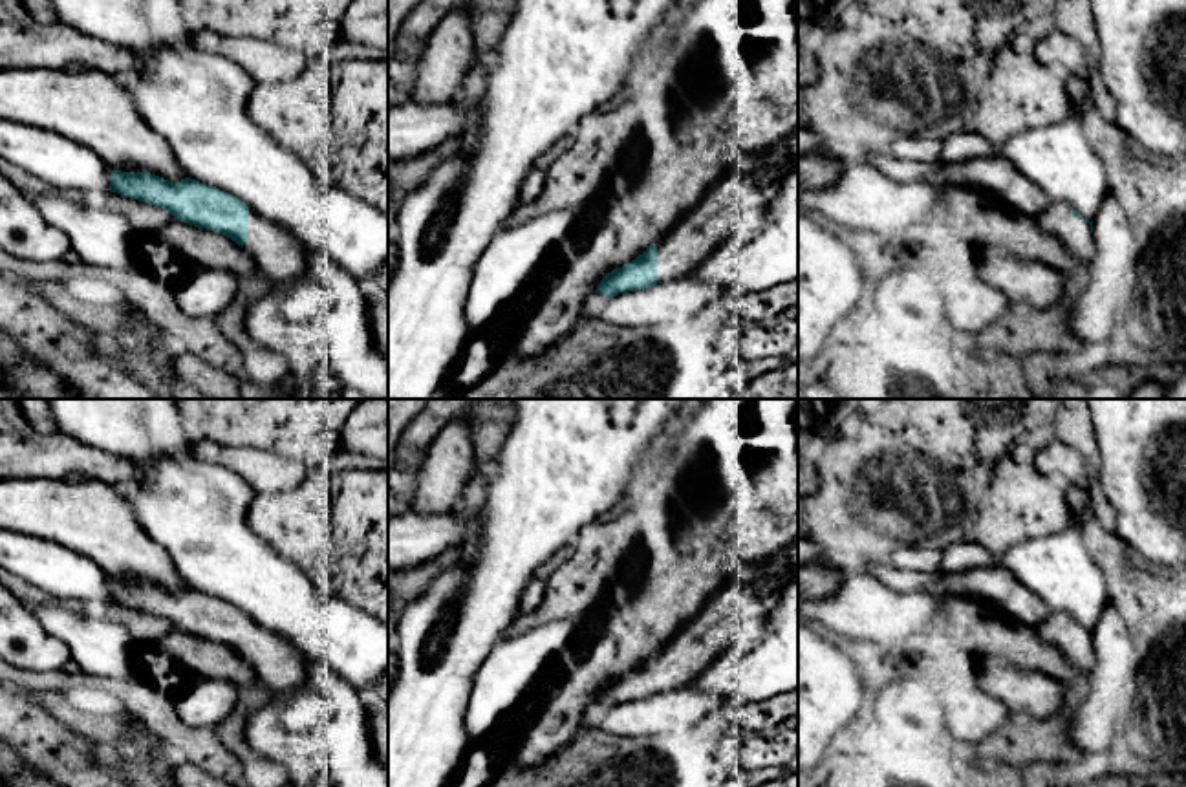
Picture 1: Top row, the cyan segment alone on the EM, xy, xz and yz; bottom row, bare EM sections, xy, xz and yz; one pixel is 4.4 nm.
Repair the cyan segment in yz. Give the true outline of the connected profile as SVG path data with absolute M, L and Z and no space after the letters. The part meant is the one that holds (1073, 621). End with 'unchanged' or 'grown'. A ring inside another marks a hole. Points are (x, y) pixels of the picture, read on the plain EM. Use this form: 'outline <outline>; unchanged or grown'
outline M1051 613L1038 633L1049 644L1062 650L1063 657L1082 674L1089 675L1094 664L1093 631L1080 626L1067 613Z; grown

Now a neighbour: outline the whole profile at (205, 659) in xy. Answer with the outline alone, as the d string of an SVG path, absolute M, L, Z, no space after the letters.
M172 630L159 642L159 648L196 679L223 679L240 686L251 686L256 681L242 655L223 644Z

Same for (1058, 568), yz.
M1082 527L1029 538L1005 551L997 564L1032 589L1052 613L1067 613L1093 631L1107 606L1105 573L1091 558Z

